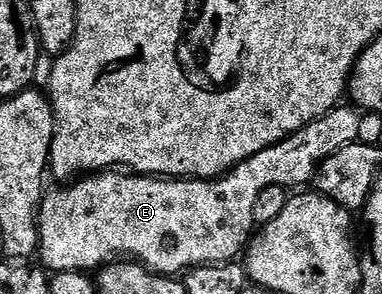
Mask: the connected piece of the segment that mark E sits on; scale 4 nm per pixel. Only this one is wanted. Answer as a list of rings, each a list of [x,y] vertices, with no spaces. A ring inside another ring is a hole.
[[[346,107],[335,108],[333,112],[319,120],[313,120],[299,132],[284,138],[279,144],[268,146],[268,150],[260,150],[260,154],[252,154],[252,158],[236,165],[232,171],[217,180],[183,180],[135,174],[129,170],[103,170],[83,175],[69,186],[58,186],[55,192],[47,191],[42,197],[42,207],[38,209],[41,263],[51,273],[90,274],[123,258],[133,258],[153,272],[174,278],[189,269],[199,268],[201,264],[228,264],[237,261],[255,235],[256,201],[260,199],[262,191],[268,190],[268,186],[298,190],[309,185],[314,179],[314,171],[322,165],[324,158],[332,158],[336,150],[359,139],[359,113],[353,107]]]

